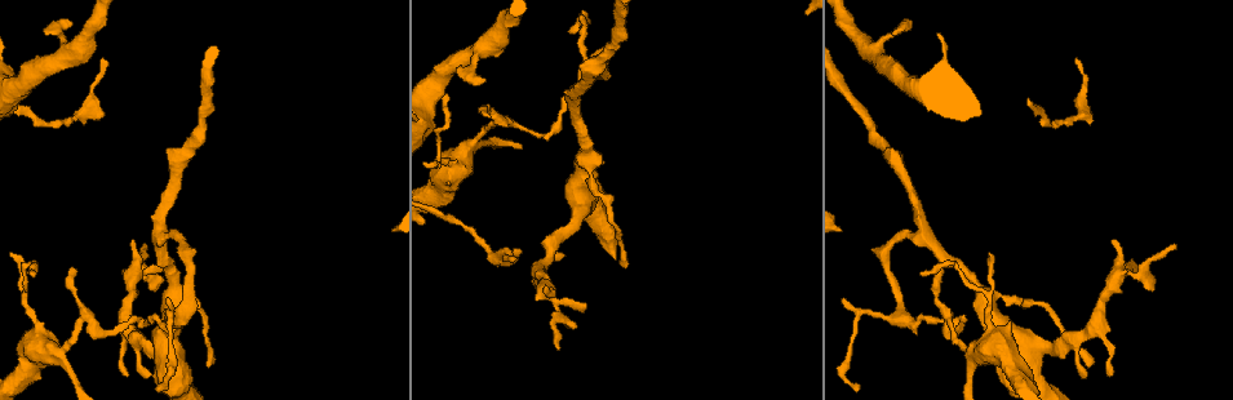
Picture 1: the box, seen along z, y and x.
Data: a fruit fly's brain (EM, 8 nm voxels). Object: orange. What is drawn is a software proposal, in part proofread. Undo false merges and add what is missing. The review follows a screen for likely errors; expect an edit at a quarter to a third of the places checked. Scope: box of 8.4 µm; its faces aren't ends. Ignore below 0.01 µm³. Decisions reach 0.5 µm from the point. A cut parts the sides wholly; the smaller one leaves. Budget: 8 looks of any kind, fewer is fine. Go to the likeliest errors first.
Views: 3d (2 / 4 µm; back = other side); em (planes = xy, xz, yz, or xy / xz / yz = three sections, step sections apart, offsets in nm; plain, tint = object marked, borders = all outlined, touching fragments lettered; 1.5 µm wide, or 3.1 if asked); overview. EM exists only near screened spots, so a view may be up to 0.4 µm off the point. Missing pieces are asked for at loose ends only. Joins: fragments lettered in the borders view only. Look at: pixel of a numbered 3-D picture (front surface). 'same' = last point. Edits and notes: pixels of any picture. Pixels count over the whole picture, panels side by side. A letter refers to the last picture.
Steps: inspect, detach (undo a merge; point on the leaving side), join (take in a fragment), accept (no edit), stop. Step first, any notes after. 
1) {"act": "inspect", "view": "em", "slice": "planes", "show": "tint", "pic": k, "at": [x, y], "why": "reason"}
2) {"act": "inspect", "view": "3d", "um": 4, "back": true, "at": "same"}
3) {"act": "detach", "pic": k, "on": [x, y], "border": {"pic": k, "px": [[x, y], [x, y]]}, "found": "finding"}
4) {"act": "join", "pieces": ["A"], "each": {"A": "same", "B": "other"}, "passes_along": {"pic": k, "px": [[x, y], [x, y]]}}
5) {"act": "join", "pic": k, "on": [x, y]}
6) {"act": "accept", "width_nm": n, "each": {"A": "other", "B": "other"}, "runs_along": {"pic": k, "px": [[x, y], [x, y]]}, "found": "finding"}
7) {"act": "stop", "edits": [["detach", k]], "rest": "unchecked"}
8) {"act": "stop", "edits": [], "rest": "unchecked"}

{"act": "inspect", "view": "em", "slice": "planes", "show": "borders", "pic": 1, "at": [948, 331], "why": "three-way junction"}

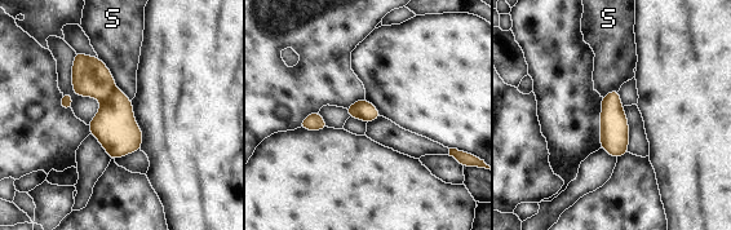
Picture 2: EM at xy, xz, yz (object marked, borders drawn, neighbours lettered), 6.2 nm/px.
{"act": "detach", "pic": 2, "on": [91, 78], "width_nm": 130, "each": {"S": "other"}, "border": {"pic": 2, "px": [[115, 87], [101, 101]]}, "found": "a second neuron is stuck on"}

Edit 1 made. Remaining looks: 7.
{"act": "inspect", "view": "overview", "why": "redraw"}

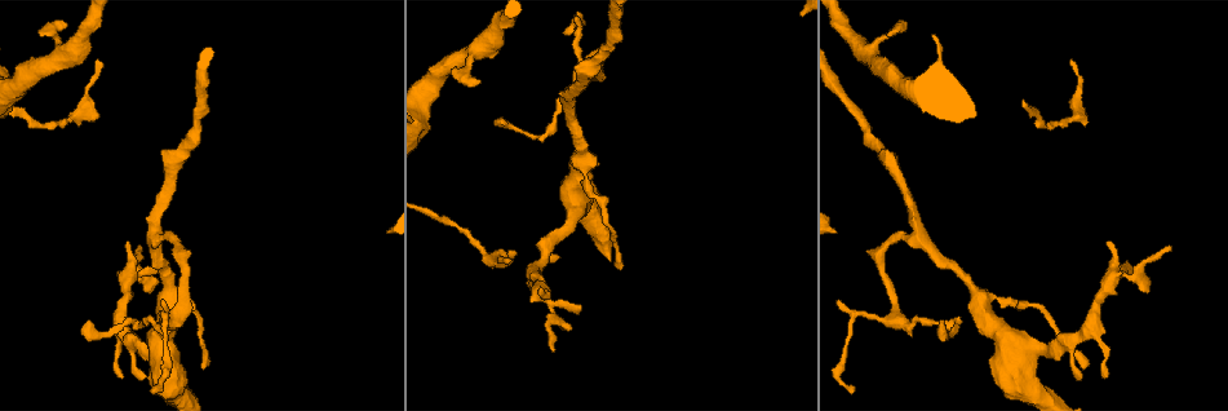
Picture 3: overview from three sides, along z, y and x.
{"act": "inspect", "view": "3d", "um": 2, "pic": 3, "at": [903, 22], "why": "branch stops here"}

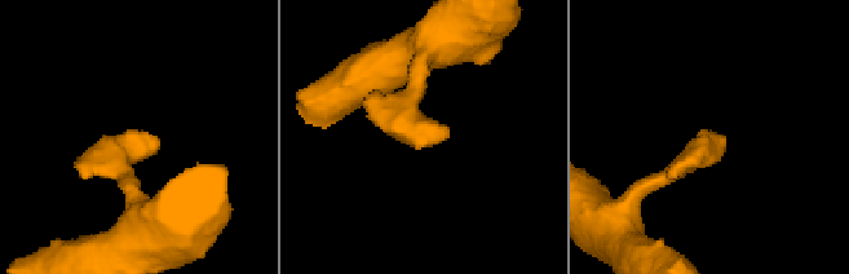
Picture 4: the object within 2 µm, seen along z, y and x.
{"act": "inspect", "view": "em", "slice": "planes", "show": "borders", "pic": 4, "at": [701, 142]}

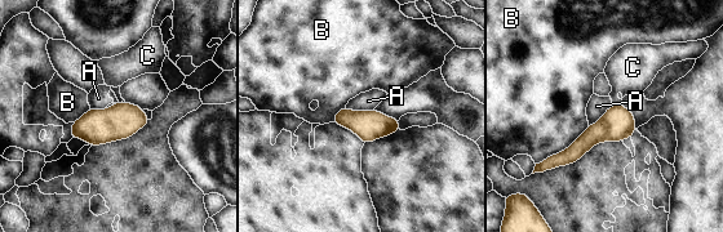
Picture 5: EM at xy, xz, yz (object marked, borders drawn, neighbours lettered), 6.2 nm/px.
{"act": "accept", "longest_contact_nm": ["B", 400], "each": {"A": "other", "B": "other", "C": "other"}, "border": {"pic": 5, "px": [[345, 106], [350, 110], [373, 111]]}, "found": "no lettered fragment goes on from it"}

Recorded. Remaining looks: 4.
{"act": "inspect", "view": "3d", "um": 2, "pic": 3, "at": [96, 59], "why": "branch stops here"}

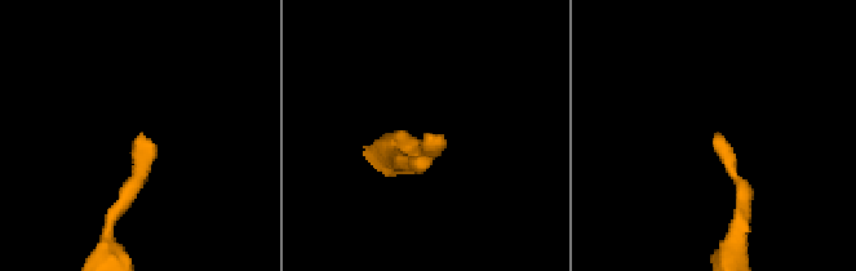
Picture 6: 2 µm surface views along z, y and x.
{"act": "inspect", "view": "em", "slice": "yz", "step": 8, "show": "tint", "pic": 6, "at": [429, 141], "why": "need the tissue"}

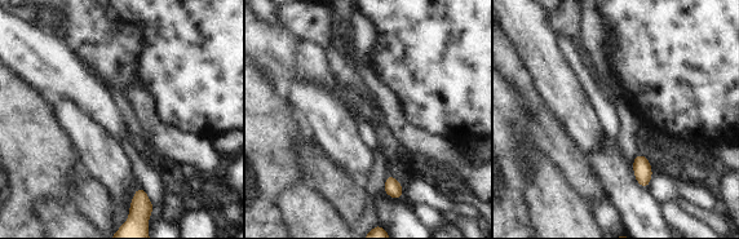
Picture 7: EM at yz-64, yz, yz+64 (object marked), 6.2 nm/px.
{"act": "inspect", "view": "em", "slice": "planes", "show": "borders", "at": "same", "why": "cut it another way"}

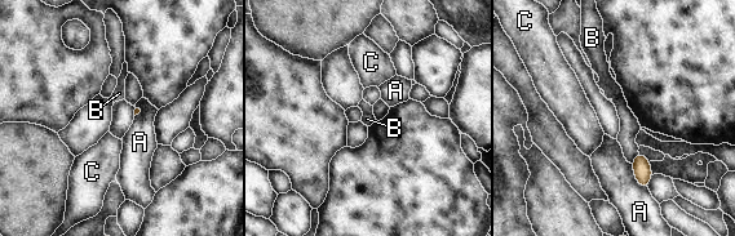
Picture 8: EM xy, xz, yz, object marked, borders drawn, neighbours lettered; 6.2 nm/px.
{"act": "accept", "each": {"A": "other", "B": "other", "C": "other"}, "border": {"pic": 8, "px": [[631, 164], [634, 179], [647, 188]]}, "found": "no lettered fragment goes on from it"}

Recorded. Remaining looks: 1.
{"act": "stop", "edits": [["detach", 2]], "rest": "unchecked"}

